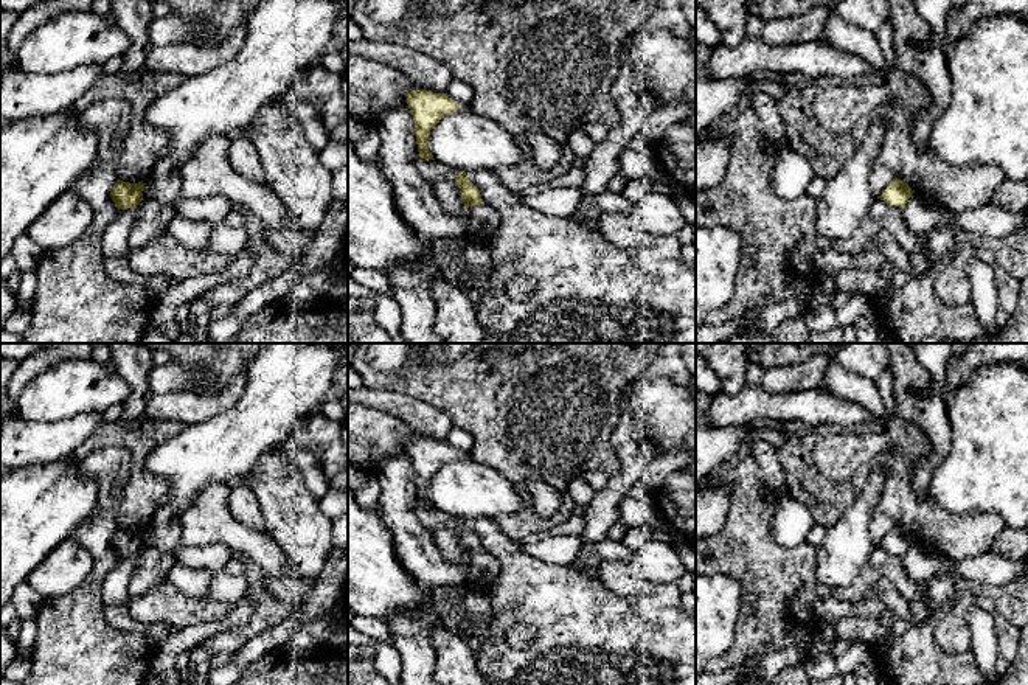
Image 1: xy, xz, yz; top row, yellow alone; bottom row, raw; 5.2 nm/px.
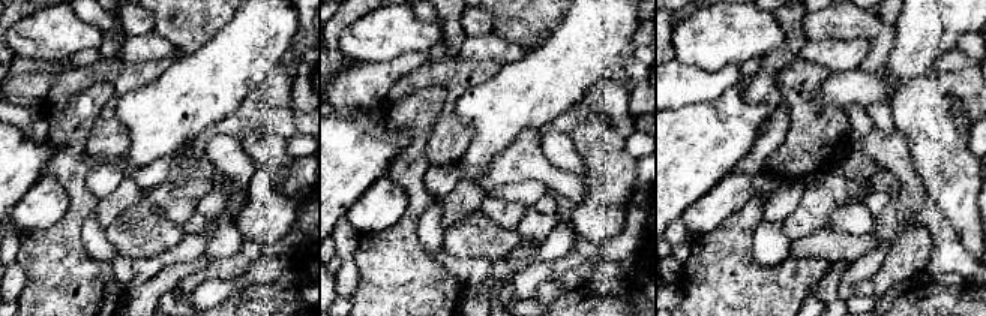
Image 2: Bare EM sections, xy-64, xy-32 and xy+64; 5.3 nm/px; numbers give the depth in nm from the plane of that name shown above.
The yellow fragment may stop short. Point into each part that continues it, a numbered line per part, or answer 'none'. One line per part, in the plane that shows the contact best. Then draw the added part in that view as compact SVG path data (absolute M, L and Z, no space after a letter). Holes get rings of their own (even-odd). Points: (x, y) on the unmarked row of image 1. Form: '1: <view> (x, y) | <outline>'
none

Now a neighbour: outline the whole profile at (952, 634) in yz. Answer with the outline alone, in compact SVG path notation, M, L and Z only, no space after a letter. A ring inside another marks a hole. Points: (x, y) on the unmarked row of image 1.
M975 590L958 592L935 628L933 638L936 645L952 654L971 651L967 614L972 607L988 610L992 615L1000 657L1011 663L1017 657L1020 629L994 609L991 598L983 598Z

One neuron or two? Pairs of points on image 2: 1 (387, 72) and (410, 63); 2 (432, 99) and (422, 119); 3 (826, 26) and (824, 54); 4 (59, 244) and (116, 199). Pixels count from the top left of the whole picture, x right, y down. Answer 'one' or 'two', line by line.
1: one
2: one
3: two
4: two

